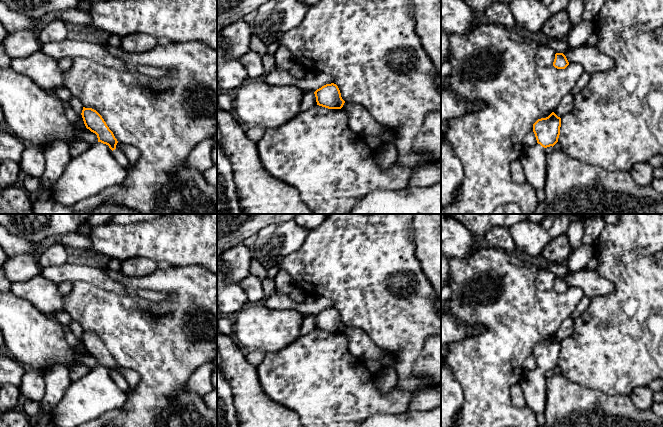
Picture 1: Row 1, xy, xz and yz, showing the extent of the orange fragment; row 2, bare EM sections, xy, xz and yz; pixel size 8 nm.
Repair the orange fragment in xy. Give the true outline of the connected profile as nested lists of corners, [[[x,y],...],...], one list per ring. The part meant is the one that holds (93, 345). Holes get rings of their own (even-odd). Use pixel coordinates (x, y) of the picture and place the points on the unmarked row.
[[[83,331],[82,342],[87,353],[97,359],[98,365],[81,379],[71,382],[63,395],[61,402],[53,411],[52,424],[57,427],[78,427],[86,422],[99,418],[111,410],[122,407],[127,400],[127,392],[122,391],[112,375],[118,367],[102,340],[92,332]]]

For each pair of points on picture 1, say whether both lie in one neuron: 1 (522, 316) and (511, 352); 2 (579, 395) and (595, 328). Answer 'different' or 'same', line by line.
1: same
2: different

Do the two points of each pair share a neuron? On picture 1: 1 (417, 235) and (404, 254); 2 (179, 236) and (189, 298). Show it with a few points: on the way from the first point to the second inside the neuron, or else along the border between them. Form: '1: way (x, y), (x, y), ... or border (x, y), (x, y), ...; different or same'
1: border (411, 224), (410, 239), (420, 263); different
2: border (171, 265), (200, 264), (206, 268); different

